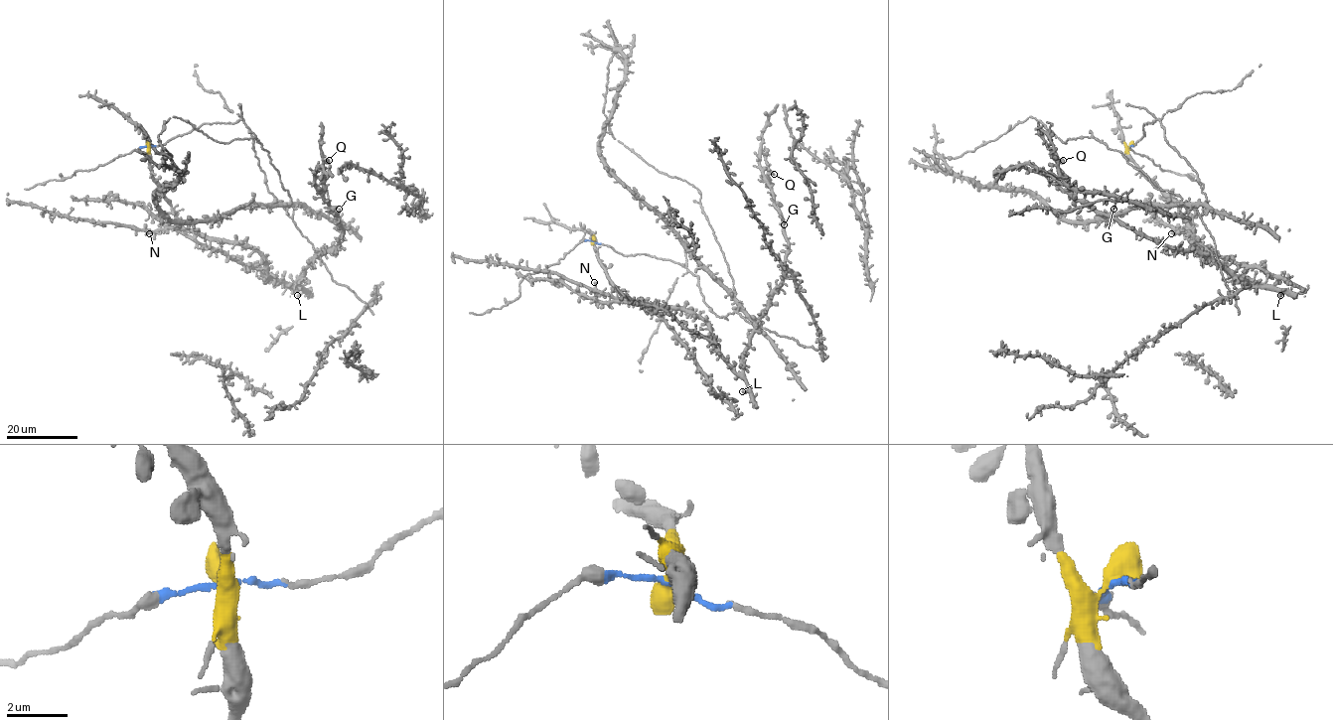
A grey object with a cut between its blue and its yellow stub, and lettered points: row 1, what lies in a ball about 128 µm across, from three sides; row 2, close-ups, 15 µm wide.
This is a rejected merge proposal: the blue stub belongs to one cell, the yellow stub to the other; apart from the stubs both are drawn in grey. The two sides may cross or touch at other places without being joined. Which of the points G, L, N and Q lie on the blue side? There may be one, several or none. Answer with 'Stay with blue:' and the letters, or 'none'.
Stay with blue: none

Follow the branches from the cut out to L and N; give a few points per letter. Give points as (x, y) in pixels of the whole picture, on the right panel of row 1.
L: (1130, 146), (1128, 158), (1176, 204), (1193, 236), (1214, 258), (1234, 276), (1254, 279), (1279, 291), (1279, 296)
N: (1130, 146), (1128, 158), (1176, 204), (1185, 223), (1184, 229), (1171, 233)

